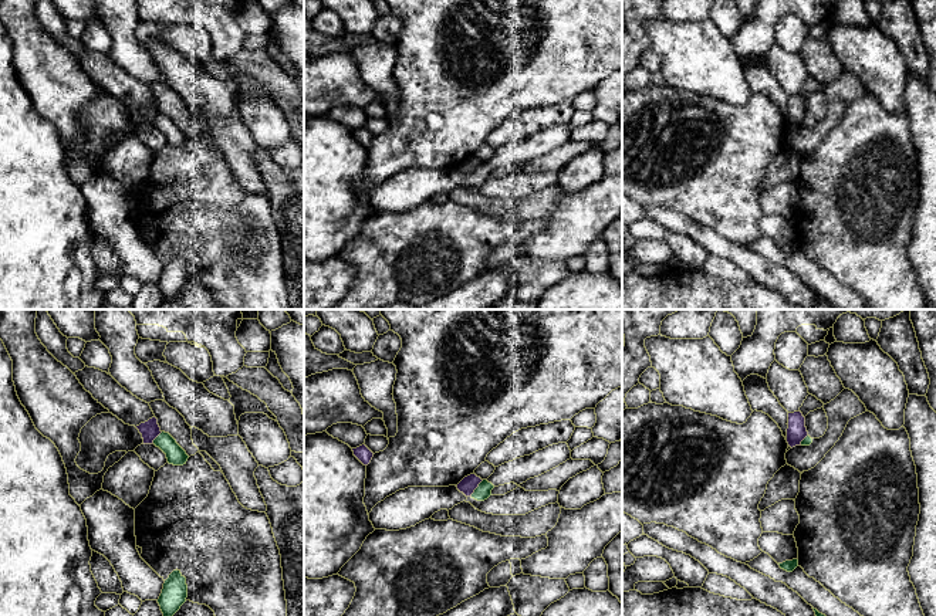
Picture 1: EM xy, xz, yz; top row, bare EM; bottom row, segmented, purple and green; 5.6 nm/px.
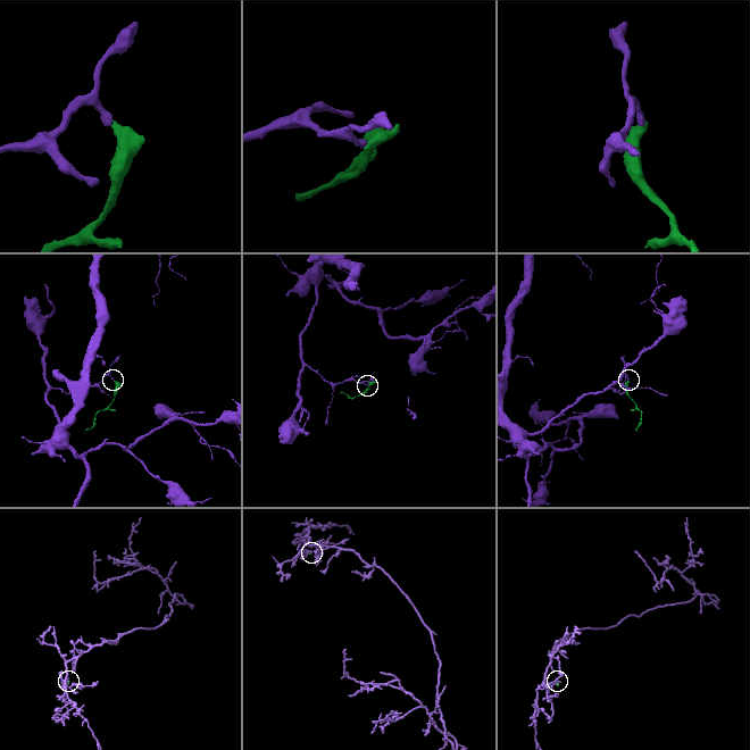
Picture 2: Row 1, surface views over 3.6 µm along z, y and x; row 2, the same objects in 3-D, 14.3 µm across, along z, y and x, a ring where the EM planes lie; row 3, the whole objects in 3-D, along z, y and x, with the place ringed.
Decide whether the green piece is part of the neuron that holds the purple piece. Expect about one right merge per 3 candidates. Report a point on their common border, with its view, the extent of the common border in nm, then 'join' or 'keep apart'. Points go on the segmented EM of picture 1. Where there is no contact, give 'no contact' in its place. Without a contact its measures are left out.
meets purple in xz at (476, 487); contact 120 nm long; keep apart

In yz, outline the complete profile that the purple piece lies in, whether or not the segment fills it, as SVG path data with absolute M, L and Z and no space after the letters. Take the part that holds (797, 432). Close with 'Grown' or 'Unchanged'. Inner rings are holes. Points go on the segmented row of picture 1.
M794 412L788 413L788 429L787 429L787 443L793 449L795 446L801 446L801 441L808 436L805 427L805 417L802 413Z. Unchanged

